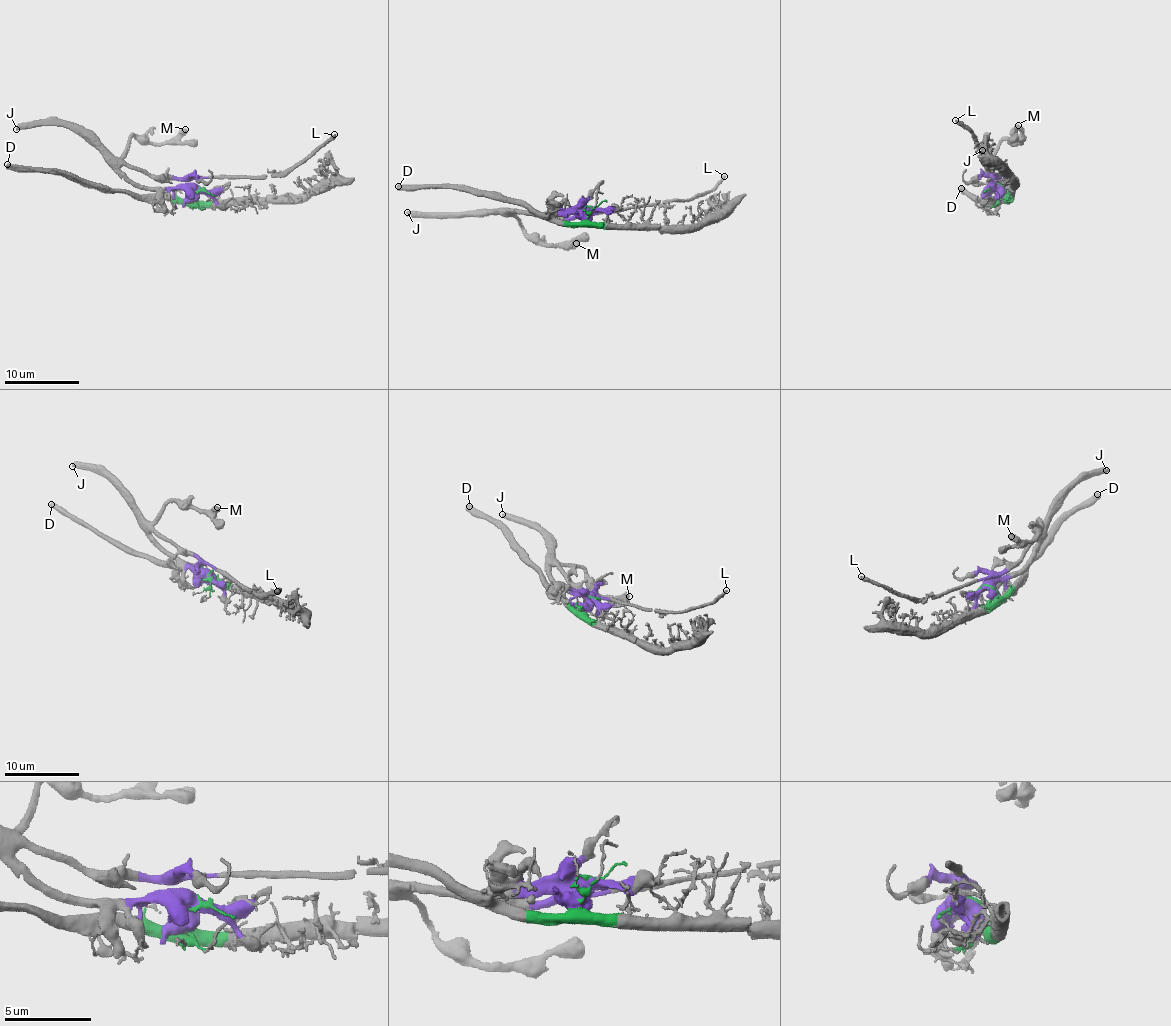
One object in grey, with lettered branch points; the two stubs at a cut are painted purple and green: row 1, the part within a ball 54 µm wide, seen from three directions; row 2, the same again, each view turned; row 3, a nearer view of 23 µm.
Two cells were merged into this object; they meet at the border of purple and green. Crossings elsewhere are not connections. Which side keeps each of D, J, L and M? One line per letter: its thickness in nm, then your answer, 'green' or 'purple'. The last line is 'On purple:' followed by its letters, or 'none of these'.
D: 550 nm thick; green
J: 440 nm thick; purple
L: 320 nm thick; purple
M: 600 nm thick; purple
On purple: J, L, M

